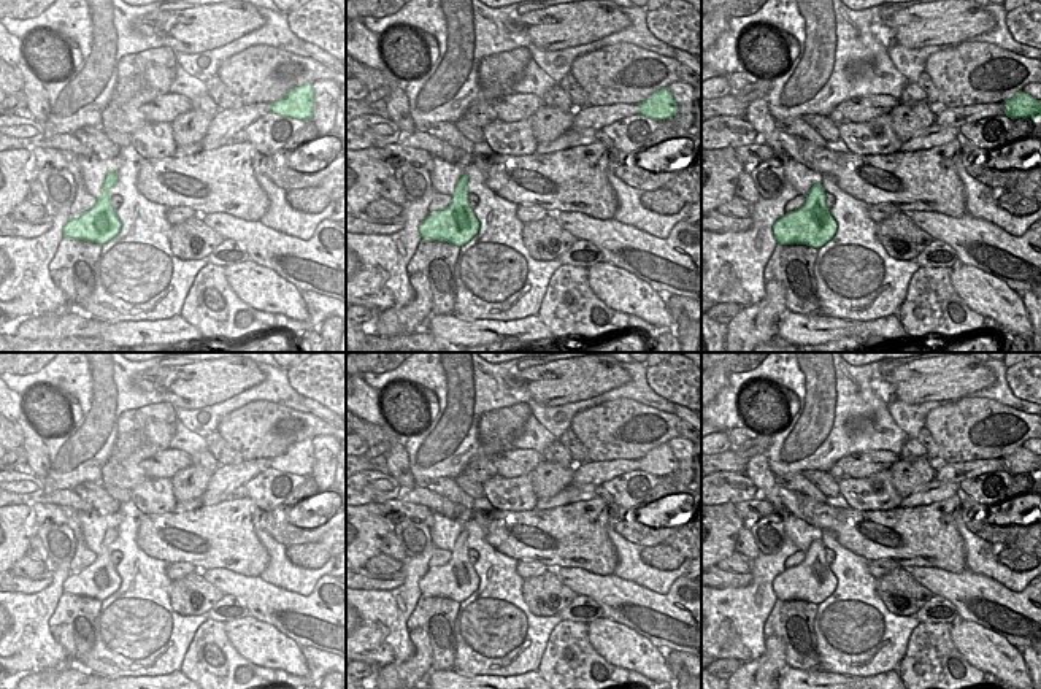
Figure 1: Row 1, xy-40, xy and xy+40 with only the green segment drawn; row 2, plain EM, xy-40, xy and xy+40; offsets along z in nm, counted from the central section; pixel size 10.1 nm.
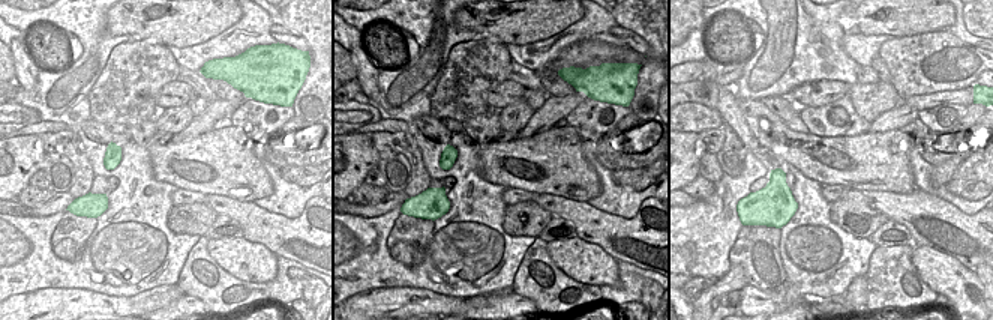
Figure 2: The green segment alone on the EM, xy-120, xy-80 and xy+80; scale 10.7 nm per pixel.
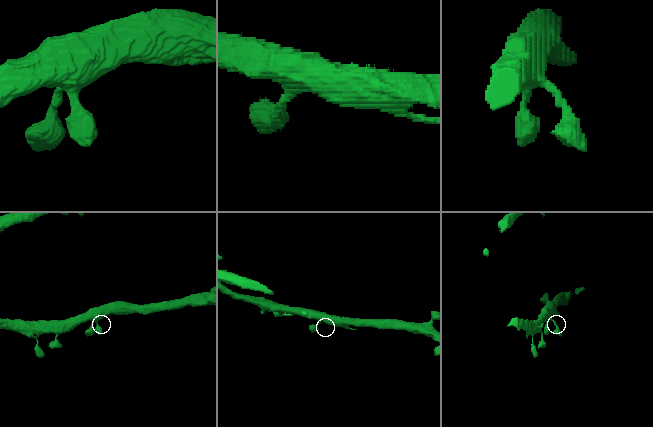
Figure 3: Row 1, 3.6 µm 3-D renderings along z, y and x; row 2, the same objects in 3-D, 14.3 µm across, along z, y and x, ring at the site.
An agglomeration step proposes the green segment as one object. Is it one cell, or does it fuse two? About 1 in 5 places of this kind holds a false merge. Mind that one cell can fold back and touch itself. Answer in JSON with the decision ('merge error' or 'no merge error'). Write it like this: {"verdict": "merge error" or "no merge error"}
{"verdict": "no merge error"}

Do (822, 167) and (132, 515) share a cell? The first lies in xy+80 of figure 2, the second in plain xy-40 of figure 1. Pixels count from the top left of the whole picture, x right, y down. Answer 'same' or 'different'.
different

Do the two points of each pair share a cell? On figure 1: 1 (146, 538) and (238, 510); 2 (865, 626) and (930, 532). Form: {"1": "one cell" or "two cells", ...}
{"1": "one cell", "2": "two cells"}

